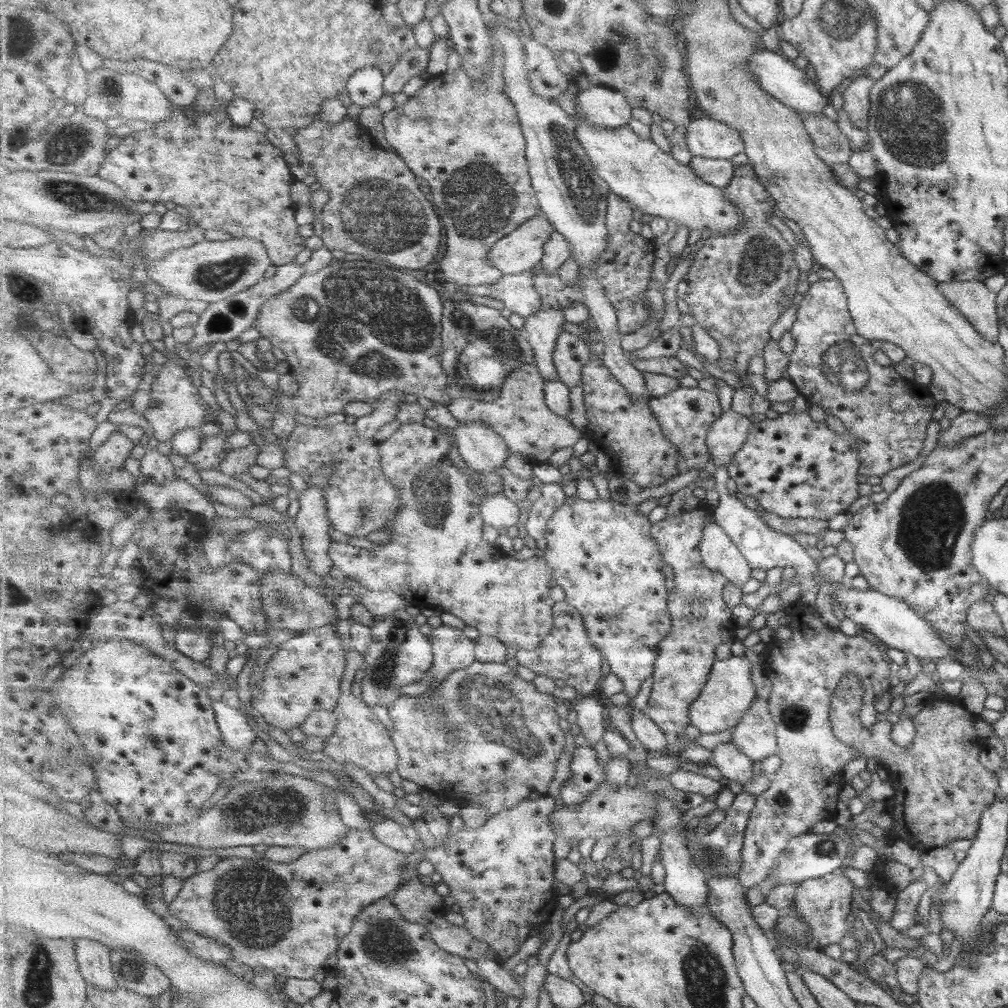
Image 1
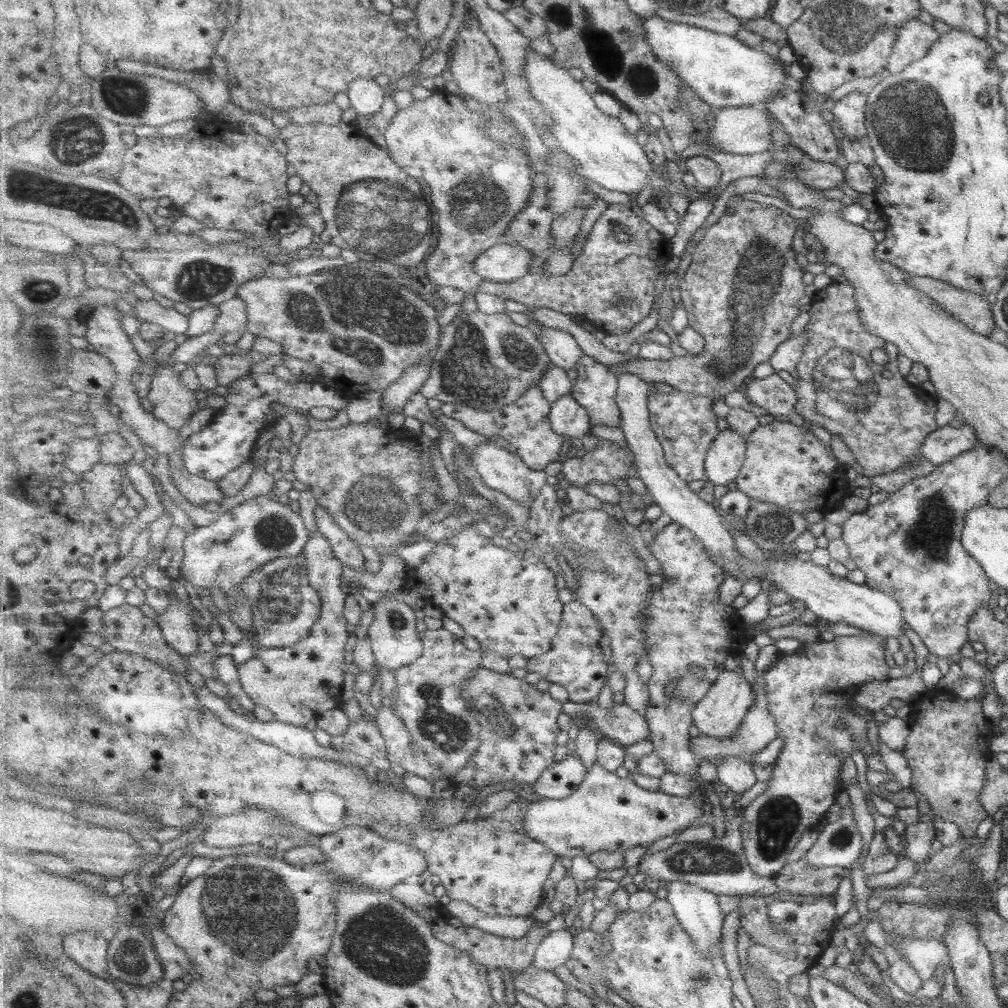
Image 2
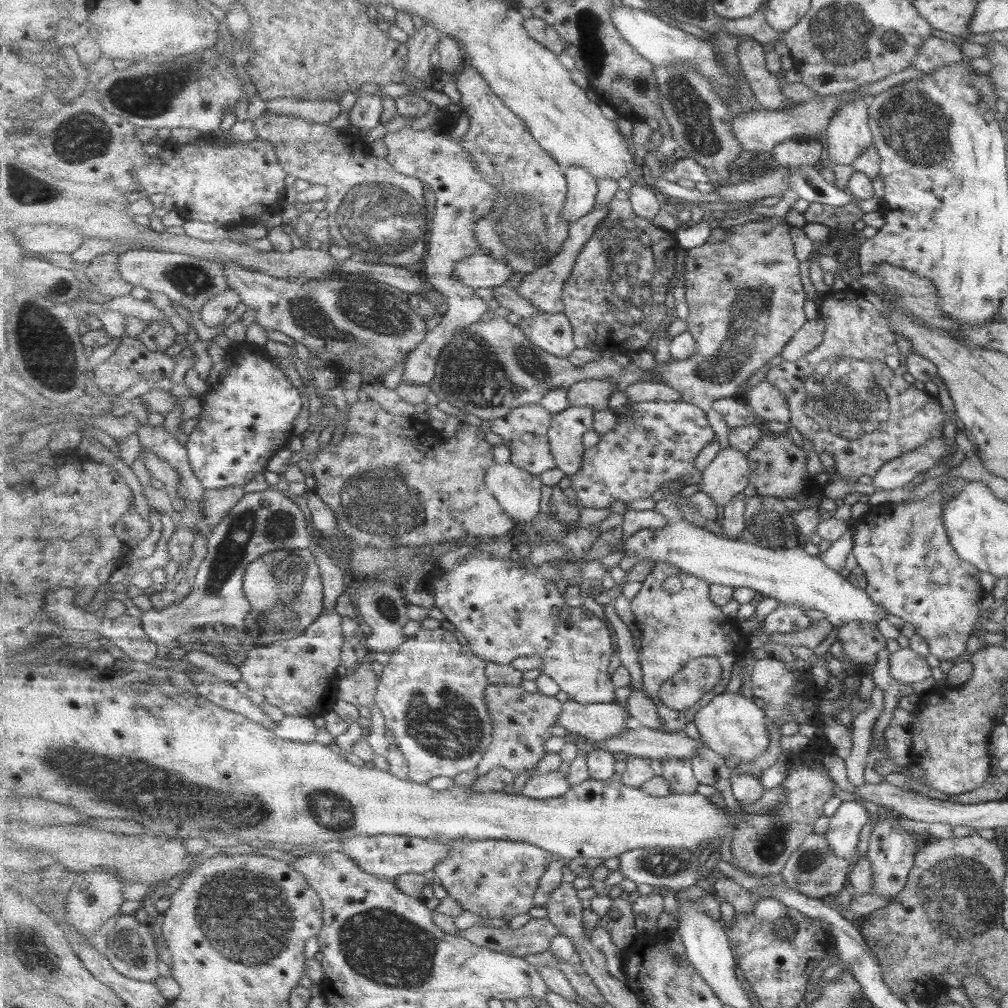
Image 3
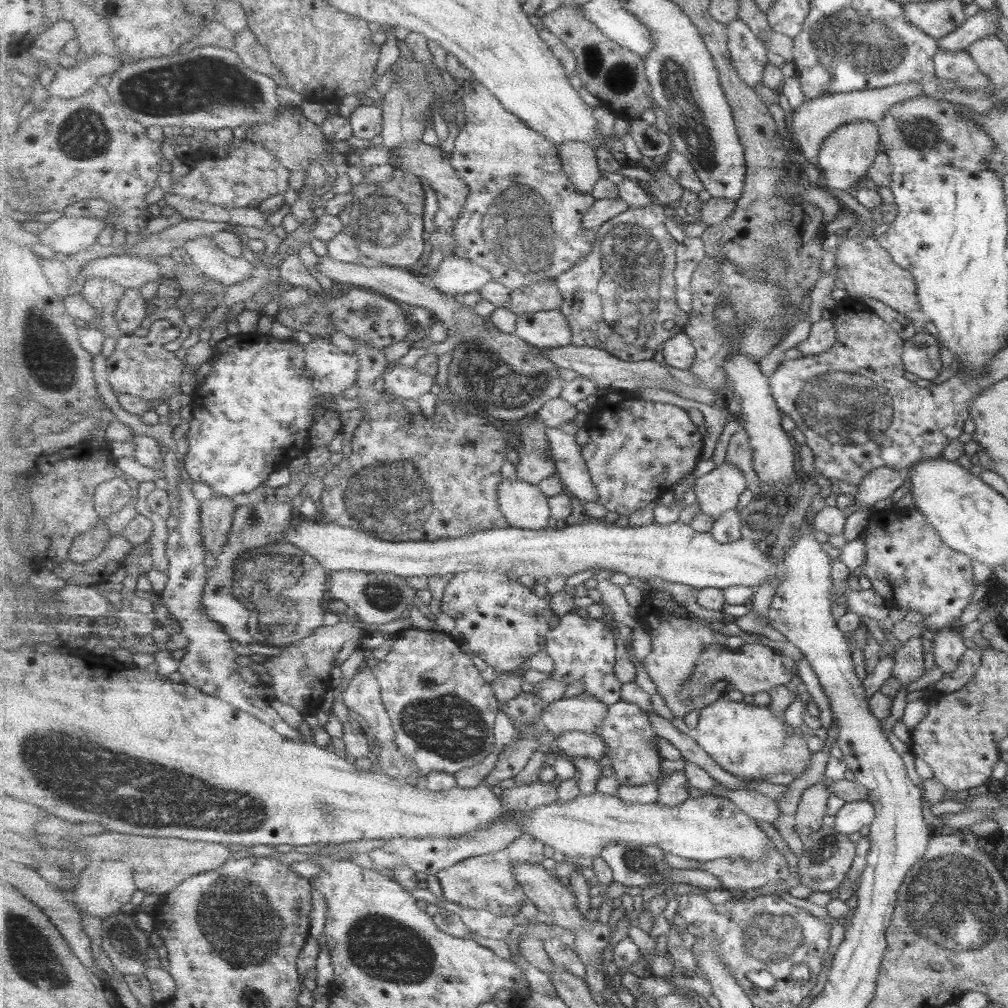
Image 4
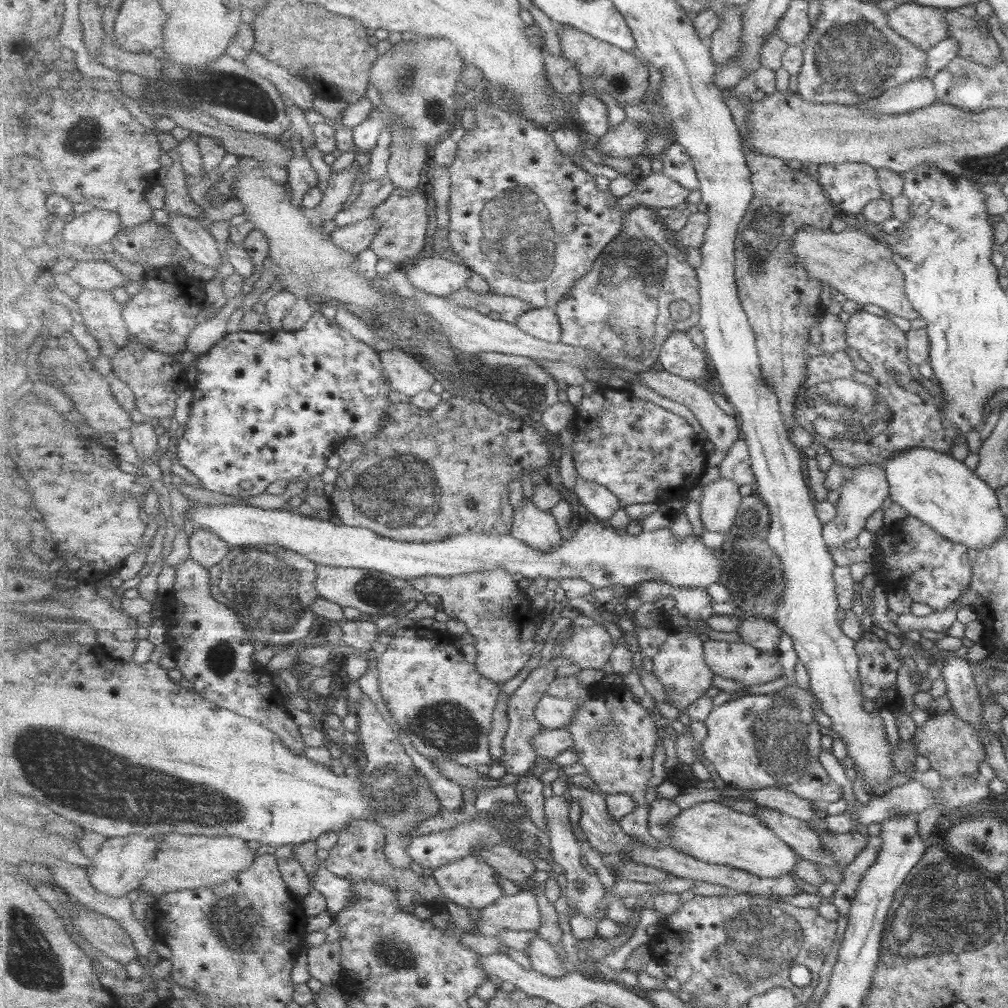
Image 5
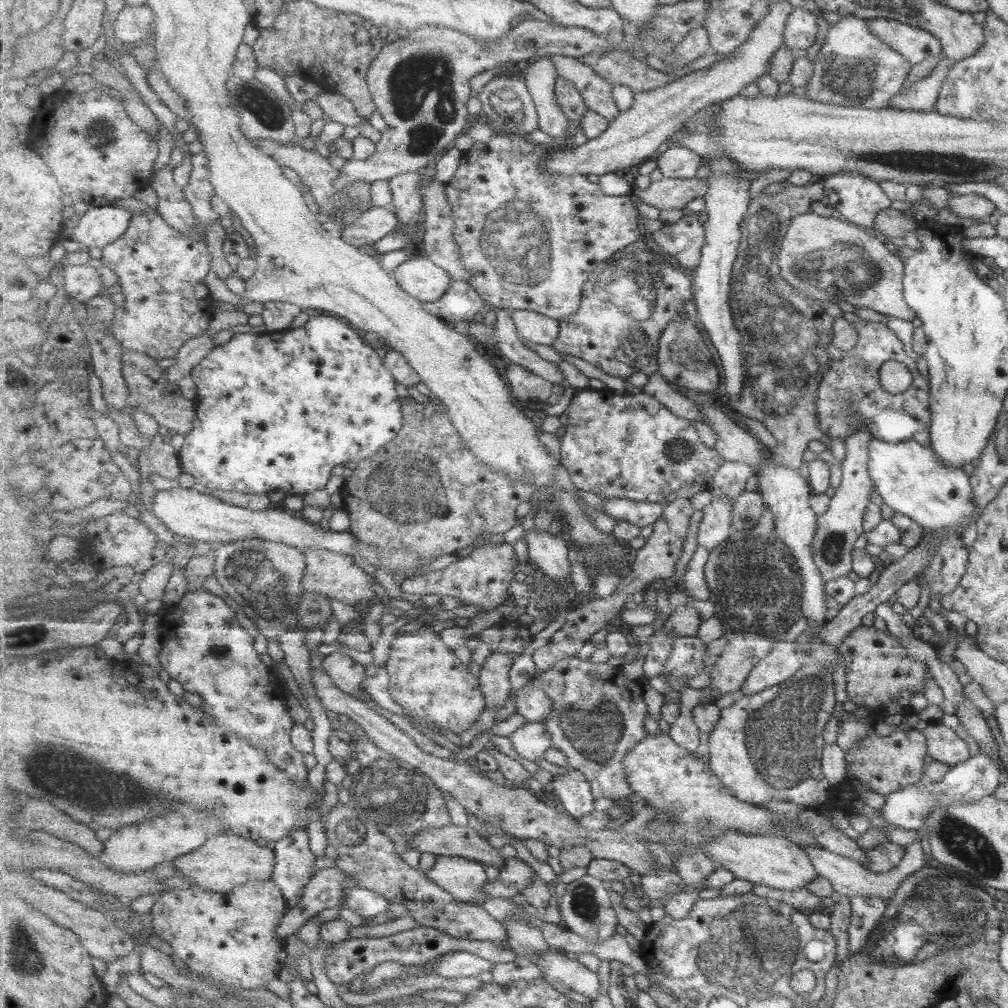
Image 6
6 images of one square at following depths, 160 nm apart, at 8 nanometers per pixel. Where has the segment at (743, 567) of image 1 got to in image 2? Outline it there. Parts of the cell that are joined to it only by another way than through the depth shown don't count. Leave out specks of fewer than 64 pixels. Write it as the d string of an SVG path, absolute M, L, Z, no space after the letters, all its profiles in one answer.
M622 372L618 375L618 396L617 405L621 410L621 426L625 440L632 448L636 465L638 466L638 476L643 480L647 491L650 492L657 503L670 517L673 523L683 524L685 528L692 529L696 536L703 542L707 552L714 556L715 562L725 568L725 572L739 579L742 576L742 562L738 560L737 544L729 532L724 518L717 508L711 503L701 500L699 496L689 488L686 480L667 462L666 453L662 443L653 432L650 421L649 398L651 385L643 380L638 374Z

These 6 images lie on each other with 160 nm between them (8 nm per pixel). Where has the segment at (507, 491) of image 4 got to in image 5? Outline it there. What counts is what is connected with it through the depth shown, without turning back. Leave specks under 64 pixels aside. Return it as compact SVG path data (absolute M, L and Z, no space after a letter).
M531 498L527 499L523 499L523 505L515 509L512 536L543 552L557 549L563 543L563 538L556 516Z

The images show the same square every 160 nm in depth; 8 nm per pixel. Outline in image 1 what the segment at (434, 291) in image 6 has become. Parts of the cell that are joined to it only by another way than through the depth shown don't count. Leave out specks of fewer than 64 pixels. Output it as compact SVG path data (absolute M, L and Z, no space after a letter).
M546 215L526 220L516 231L499 239L489 252L493 267L504 274L532 271L541 264L545 243L557 231Z

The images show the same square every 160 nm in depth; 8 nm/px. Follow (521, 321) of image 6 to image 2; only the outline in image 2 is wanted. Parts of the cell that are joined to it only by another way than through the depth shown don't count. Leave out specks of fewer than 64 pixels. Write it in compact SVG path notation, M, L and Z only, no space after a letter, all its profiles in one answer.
M545 326L541 332L540 342L548 352L553 364L565 370L576 368L584 355L576 338L563 330Z

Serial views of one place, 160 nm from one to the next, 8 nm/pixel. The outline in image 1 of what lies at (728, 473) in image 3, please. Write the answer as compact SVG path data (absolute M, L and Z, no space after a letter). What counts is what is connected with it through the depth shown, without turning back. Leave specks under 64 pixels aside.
M733 408L722 413L708 432L708 451L716 466L727 466L743 448L748 439L752 419L743 416Z

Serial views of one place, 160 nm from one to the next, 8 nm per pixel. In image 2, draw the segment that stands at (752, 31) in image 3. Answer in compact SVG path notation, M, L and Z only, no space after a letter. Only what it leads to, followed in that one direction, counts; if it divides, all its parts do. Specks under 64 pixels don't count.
M714 5L705 14L687 14L686 12L663 7L657 7L656 14L671 22L690 24L729 36L735 36L741 30L741 25L744 24L745 26L747 21L733 16L733 14L718 5Z

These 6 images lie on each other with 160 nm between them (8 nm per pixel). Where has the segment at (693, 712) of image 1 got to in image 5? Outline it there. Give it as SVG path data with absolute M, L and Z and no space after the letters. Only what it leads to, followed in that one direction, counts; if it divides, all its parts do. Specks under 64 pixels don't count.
M787 685L783 690L766 695L745 695L721 698L711 709L705 719L708 736L701 742L704 755L713 764L723 783L727 787L743 789L743 791L757 791L770 787L788 789L805 801L825 804L843 800L841 787L823 772L817 762L819 754L819 728L815 724L813 711L818 708L818 700L808 690Z

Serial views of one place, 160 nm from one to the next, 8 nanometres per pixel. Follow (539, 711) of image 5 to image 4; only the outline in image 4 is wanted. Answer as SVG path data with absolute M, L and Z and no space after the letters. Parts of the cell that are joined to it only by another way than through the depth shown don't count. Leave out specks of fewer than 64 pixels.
M583 691L579 696L563 698L548 704L547 711L541 715L541 724L557 736L565 732L596 733L608 717L608 704L601 702L593 693Z

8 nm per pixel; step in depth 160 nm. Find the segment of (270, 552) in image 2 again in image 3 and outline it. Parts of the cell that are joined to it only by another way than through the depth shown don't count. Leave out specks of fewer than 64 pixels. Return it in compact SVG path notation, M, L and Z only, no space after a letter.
M275 488L245 493L237 506L211 531L207 539L206 555L197 568L187 598L163 609L144 611L140 618L142 627L151 640L170 649L179 647L179 636L201 629L205 624L220 622L215 626L217 632L223 632L221 636L217 635L220 644L231 651L246 653L248 647L239 642L235 630L221 626L221 623L230 624L237 631L243 632L245 620L253 605L244 591L246 568L271 551L307 549L313 539L303 512L287 495L284 496Z

